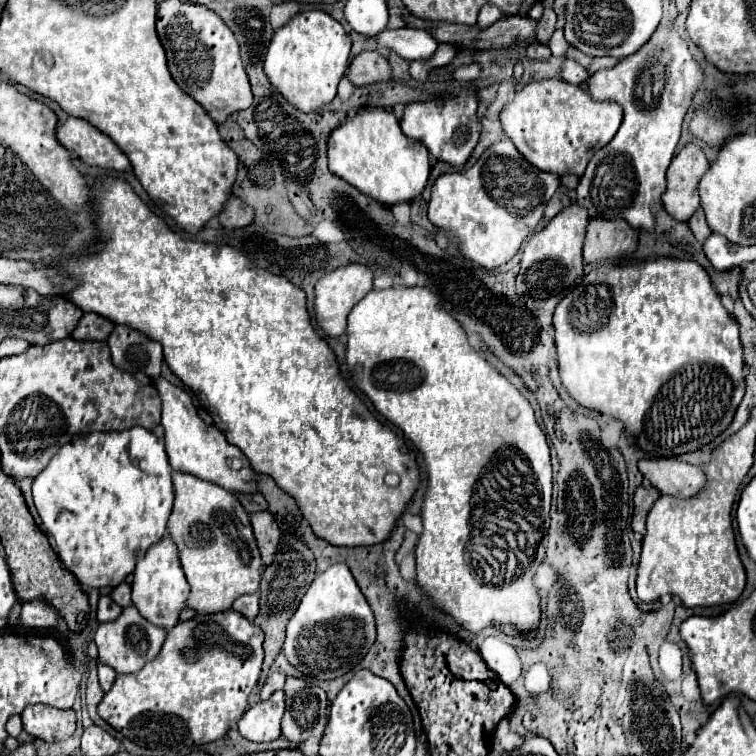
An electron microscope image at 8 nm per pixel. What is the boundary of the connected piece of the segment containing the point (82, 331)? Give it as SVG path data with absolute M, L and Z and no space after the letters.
M86 313L78 327L74 329L72 337L80 339L80 341L104 341L108 339L110 331L114 329L114 323L98 313Z

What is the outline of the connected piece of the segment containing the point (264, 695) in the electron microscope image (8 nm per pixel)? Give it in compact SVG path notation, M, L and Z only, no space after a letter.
M274 671L274 673L268 677L268 681L264 683L264 687L262 687L262 691L260 691L258 697L260 697L260 699L268 699L268 695L274 693L276 689L284 689L284 679L286 679L284 673Z

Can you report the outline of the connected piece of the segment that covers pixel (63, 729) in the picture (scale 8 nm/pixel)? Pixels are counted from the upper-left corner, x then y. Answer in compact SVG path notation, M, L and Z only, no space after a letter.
M28 705L22 711L24 729L44 741L64 741L76 729L76 715L72 709L62 711L50 705Z

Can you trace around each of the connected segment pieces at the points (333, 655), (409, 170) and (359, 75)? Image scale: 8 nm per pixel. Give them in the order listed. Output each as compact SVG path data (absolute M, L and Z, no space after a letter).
M338 563L338 565L328 567L324 573L318 573L312 585L308 587L306 595L302 597L300 607L296 609L294 617L288 621L288 631L286 631L286 641L284 641L282 651L286 659L304 675L316 677L316 679L336 679L348 673L350 669L354 669L370 651L374 641L376 641L374 613L370 611L366 597L362 597L362 591L358 583L354 581L350 569L344 563Z
M376 107L360 109L330 133L328 163L334 175L384 205L412 201L424 191L430 175L430 159L424 143L408 139L394 113Z
M364 51L356 55L348 67L346 77L352 85L362 87L376 81L386 81L392 77L392 69L388 59L378 51Z

